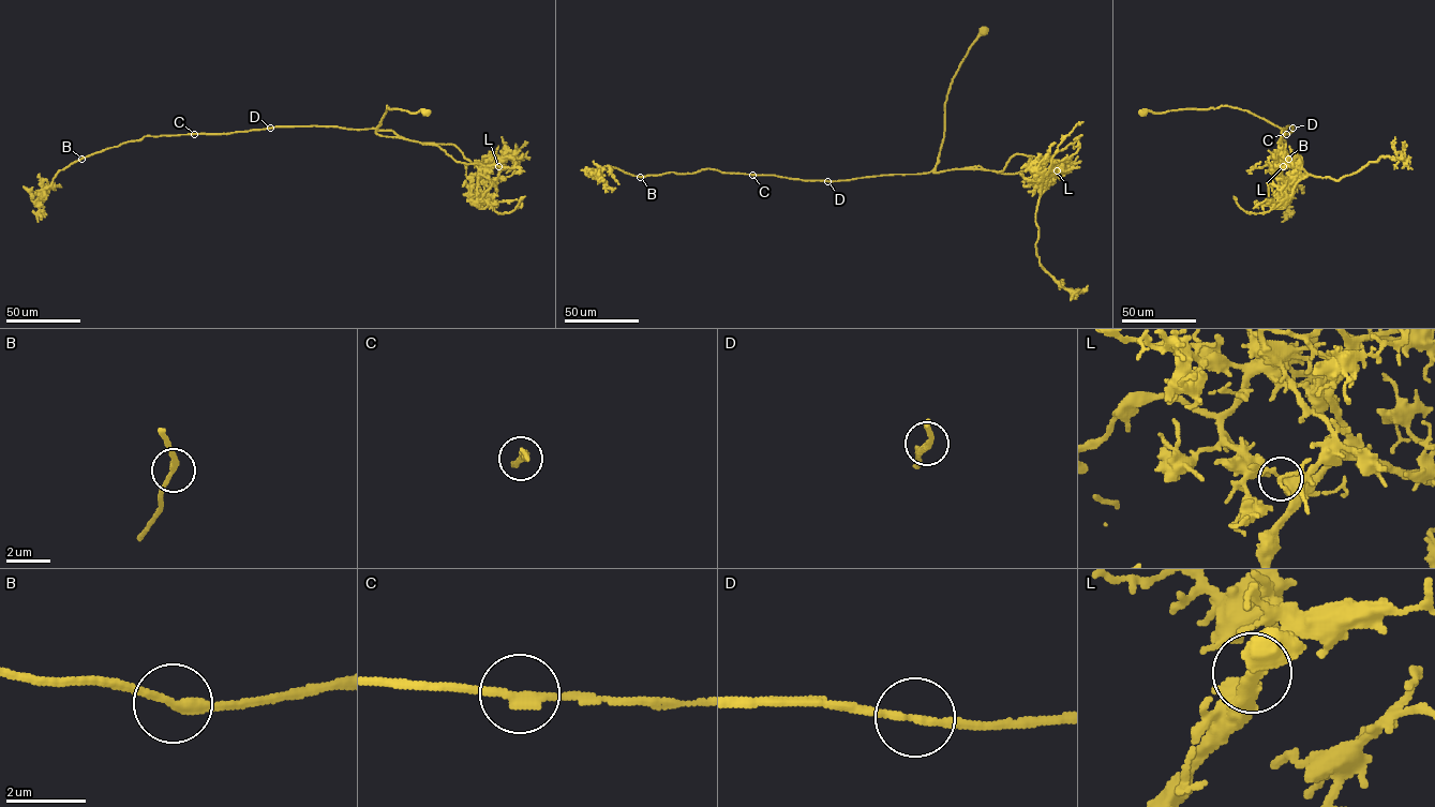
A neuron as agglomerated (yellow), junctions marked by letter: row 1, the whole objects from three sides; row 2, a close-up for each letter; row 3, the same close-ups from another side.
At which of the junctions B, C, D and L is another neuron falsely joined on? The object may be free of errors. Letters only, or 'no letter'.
L

